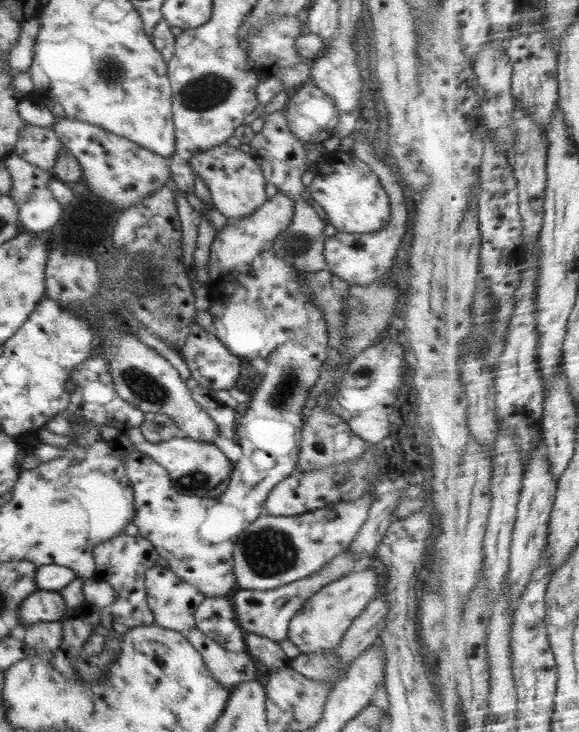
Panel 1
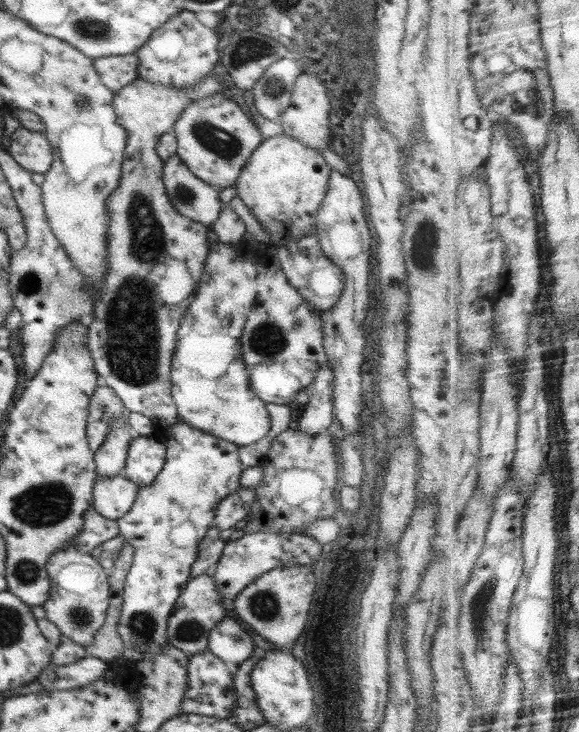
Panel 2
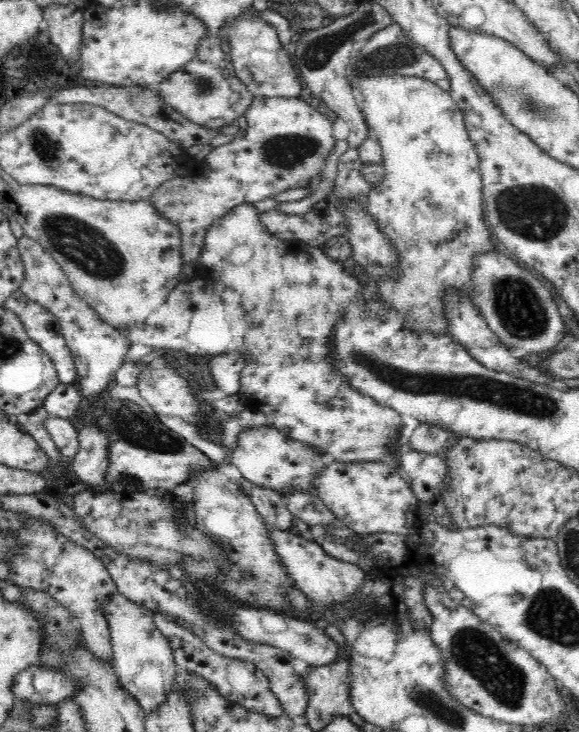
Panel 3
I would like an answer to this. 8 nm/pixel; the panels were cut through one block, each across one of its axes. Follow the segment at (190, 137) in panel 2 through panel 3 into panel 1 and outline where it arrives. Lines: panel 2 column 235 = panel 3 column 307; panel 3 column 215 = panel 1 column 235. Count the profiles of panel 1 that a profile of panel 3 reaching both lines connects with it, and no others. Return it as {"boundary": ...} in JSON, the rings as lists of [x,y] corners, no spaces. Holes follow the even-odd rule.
{"boundary":[[[224,145],[200,152],[190,158],[190,167],[202,182],[206,184],[212,197],[216,210],[226,216],[232,224],[238,218],[246,218],[253,214],[256,208],[260,208],[268,200],[266,196],[266,183],[262,168],[252,153],[242,152],[238,148]]]}

